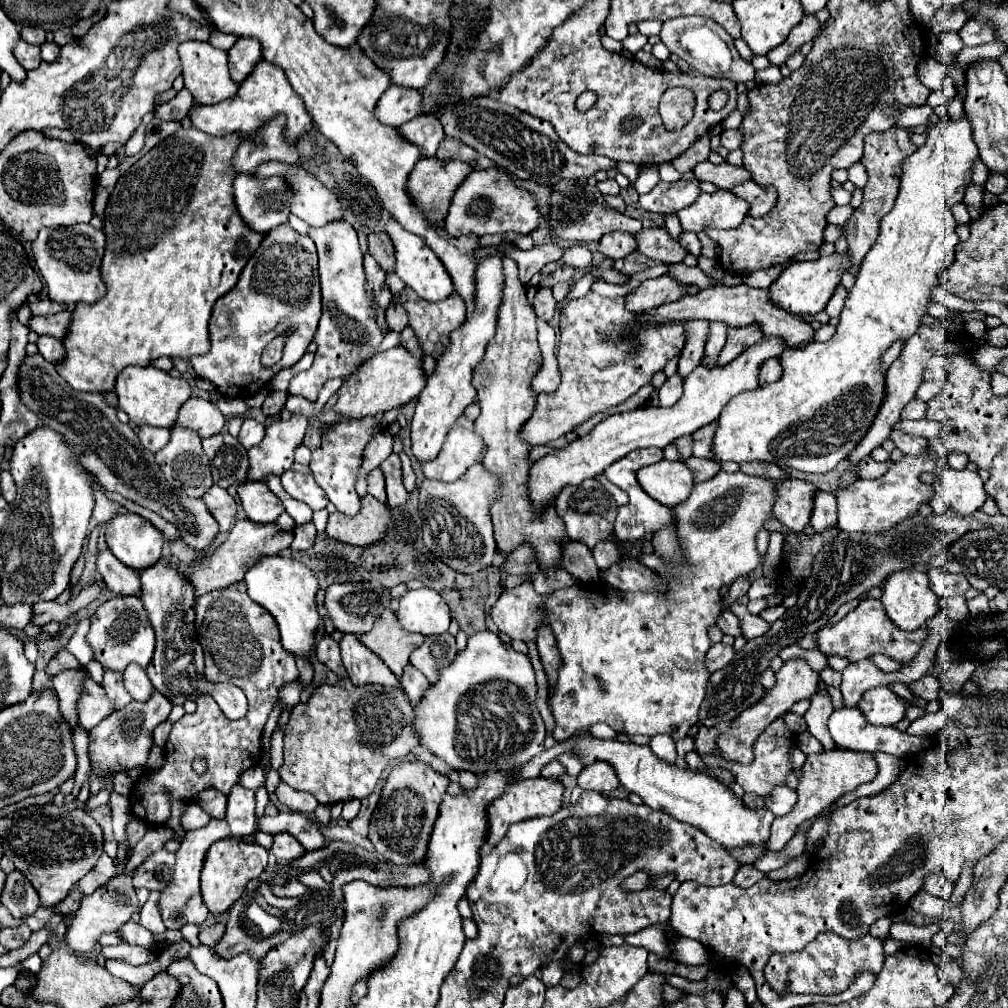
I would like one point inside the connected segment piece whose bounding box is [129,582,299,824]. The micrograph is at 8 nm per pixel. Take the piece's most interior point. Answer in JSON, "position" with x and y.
{"position":[240,639]}

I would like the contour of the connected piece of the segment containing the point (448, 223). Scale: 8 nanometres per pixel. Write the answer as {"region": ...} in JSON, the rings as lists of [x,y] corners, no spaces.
{"region":[[[497,168],[475,170],[467,176],[467,180],[459,186],[449,206],[449,214],[445,218],[445,230],[451,236],[461,234],[503,234],[503,232],[519,232],[531,234],[539,226],[539,208],[535,200],[525,200],[523,190],[511,178],[497,178]]]}

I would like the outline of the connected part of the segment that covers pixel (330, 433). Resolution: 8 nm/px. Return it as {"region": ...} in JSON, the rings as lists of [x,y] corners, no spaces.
{"region":[[[381,412],[379,416],[367,416],[363,420],[339,420],[335,428],[327,428],[327,432],[323,432],[323,442],[319,444],[319,448],[313,450],[311,472],[315,476],[315,482],[325,490],[327,498],[335,504],[335,508],[345,516],[359,514],[361,498],[355,492],[355,482],[357,482],[359,468],[363,462],[365,446],[375,434],[383,430],[381,420],[383,420]]]}

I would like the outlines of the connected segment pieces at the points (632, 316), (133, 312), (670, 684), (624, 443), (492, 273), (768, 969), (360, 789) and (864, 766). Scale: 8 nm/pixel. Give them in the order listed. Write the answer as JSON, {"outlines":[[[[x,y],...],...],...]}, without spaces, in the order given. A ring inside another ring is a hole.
{"outlines":[[[[595,292],[563,306],[557,348],[561,386],[555,394],[539,394],[535,414],[523,426],[521,436],[525,442],[533,446],[549,444],[573,432],[591,416],[625,402],[641,386],[651,384],[653,374],[661,372],[669,360],[679,356],[685,340],[685,320],[679,320],[679,324],[647,324],[645,316],[647,312],[629,312],[621,296],[605,298]],[[631,324],[635,328],[629,336],[623,330]]],[[[179,128],[173,136],[169,136],[167,140],[159,142],[155,148],[151,148],[143,158],[139,158],[115,184],[109,204],[105,208],[105,220],[103,220],[103,230],[107,236],[107,248],[105,248],[105,256],[103,256],[103,264],[101,264],[101,276],[107,284],[107,296],[95,304],[83,304],[79,302],[75,312],[73,312],[73,322],[69,326],[69,334],[63,342],[65,350],[67,350],[67,358],[57,364],[57,372],[67,380],[67,384],[75,390],[87,390],[87,392],[109,392],[115,390],[115,378],[117,374],[131,364],[137,366],[147,366],[151,360],[159,358],[159,356],[171,356],[171,358],[191,358],[197,354],[207,352],[209,348],[209,318],[211,318],[211,310],[213,304],[217,302],[217,298],[221,298],[223,294],[227,294],[239,280],[241,270],[245,268],[247,260],[255,254],[255,250],[261,246],[263,236],[259,232],[251,232],[247,230],[243,218],[239,216],[237,208],[235,208],[235,198],[233,198],[233,180],[237,176],[235,168],[231,168],[231,160],[235,156],[235,148],[241,144],[243,136],[235,136],[235,134],[227,134],[221,138],[215,136],[207,136],[205,132],[199,132],[197,128]]],[[[721,470],[719,474],[715,474],[711,480],[707,482],[701,482],[701,484],[695,484],[691,496],[677,504],[675,506],[675,512],[677,512],[677,540],[679,540],[679,546],[681,546],[681,552],[685,554],[687,558],[687,564],[683,564],[681,568],[673,566],[673,564],[667,564],[669,568],[673,568],[679,576],[679,580],[667,580],[661,576],[663,582],[667,582],[669,586],[669,592],[665,596],[659,596],[659,594],[647,594],[647,592],[623,592],[623,590],[615,590],[615,588],[605,588],[603,592],[579,592],[579,584],[577,586],[571,586],[571,588],[563,588],[563,590],[555,590],[553,594],[549,594],[545,598],[545,606],[547,606],[547,616],[549,616],[549,622],[551,622],[551,630],[557,638],[557,646],[559,646],[559,652],[561,652],[561,658],[563,658],[563,668],[559,668],[559,680],[557,680],[557,686],[553,690],[553,694],[549,696],[549,708],[555,716],[555,722],[557,722],[557,728],[553,732],[553,738],[557,742],[563,742],[563,740],[569,740],[571,736],[575,736],[577,732],[581,730],[587,730],[589,726],[597,724],[597,722],[605,722],[609,724],[615,732],[619,734],[627,734],[627,736],[633,736],[633,734],[647,734],[647,736],[657,736],[657,734],[669,734],[675,742],[677,740],[683,740],[689,732],[691,726],[695,726],[699,722],[699,706],[705,698],[705,692],[707,692],[707,684],[709,684],[709,678],[711,678],[711,672],[707,670],[705,666],[705,654],[711,646],[711,640],[707,636],[707,628],[711,624],[717,622],[719,614],[721,614],[721,608],[719,608],[719,590],[721,586],[729,586],[733,584],[739,576],[747,576],[751,570],[755,570],[763,556],[759,554],[757,550],[757,534],[763,530],[765,522],[773,518],[773,504],[777,500],[777,486],[781,482],[779,480],[763,480],[761,476],[749,476],[741,470],[737,472],[725,472]]],[[[769,336],[769,338],[763,338],[759,344],[747,348],[747,352],[743,352],[739,358],[731,360],[727,366],[721,366],[721,368],[717,366],[711,370],[699,366],[685,380],[685,392],[677,404],[673,404],[669,408],[645,406],[645,408],[637,408],[631,412],[613,414],[611,418],[597,424],[591,430],[591,434],[577,438],[569,446],[537,460],[529,474],[529,496],[535,506],[535,512],[543,510],[545,504],[553,502],[563,486],[567,486],[567,484],[577,486],[585,478],[595,478],[599,472],[603,472],[607,466],[621,460],[629,452],[633,452],[637,448],[649,448],[649,446],[665,448],[673,440],[693,434],[695,430],[715,422],[719,418],[721,410],[725,408],[725,404],[733,396],[759,388],[761,364],[769,358],[779,358],[785,350],[787,350],[787,344],[783,344],[783,340],[779,340],[779,336]]],[[[491,254],[483,258],[477,266],[477,290],[475,290],[475,314],[459,326],[449,340],[447,350],[437,360],[437,370],[433,376],[427,378],[427,386],[423,388],[415,416],[411,422],[411,452],[417,458],[419,464],[425,464],[429,460],[435,460],[439,454],[447,432],[453,428],[457,418],[463,414],[463,410],[477,398],[475,388],[471,386],[471,376],[475,366],[485,354],[487,342],[495,334],[495,322],[497,322],[497,308],[503,294],[503,266],[501,266],[503,254]]],[[[833,932],[819,934],[813,944],[807,944],[801,952],[773,954],[764,968],[764,975],[775,992],[799,992],[799,994],[839,994],[855,978],[857,972],[869,970],[877,974],[883,968],[885,952],[883,940],[871,934],[859,940],[845,940]]],[[[349,680],[336,685],[324,684],[315,690],[307,704],[297,708],[301,708],[303,714],[289,714],[283,766],[279,768],[279,774],[291,788],[313,794],[319,804],[331,806],[351,798],[367,798],[377,786],[387,764],[395,758],[405,758],[419,744],[419,736],[415,736],[413,726],[413,706],[401,688],[383,688],[381,684],[353,686]]],[[[839,748],[839,750],[807,756],[807,762],[803,766],[803,778],[799,780],[799,786],[797,786],[799,800],[787,816],[775,818],[775,822],[771,824],[771,836],[767,842],[767,850],[781,852],[787,846],[787,842],[793,838],[799,824],[817,816],[823,808],[833,804],[843,794],[855,790],[859,784],[871,782],[875,776],[877,776],[877,762],[875,762],[871,752],[853,752],[853,750],[841,750]]]]}

